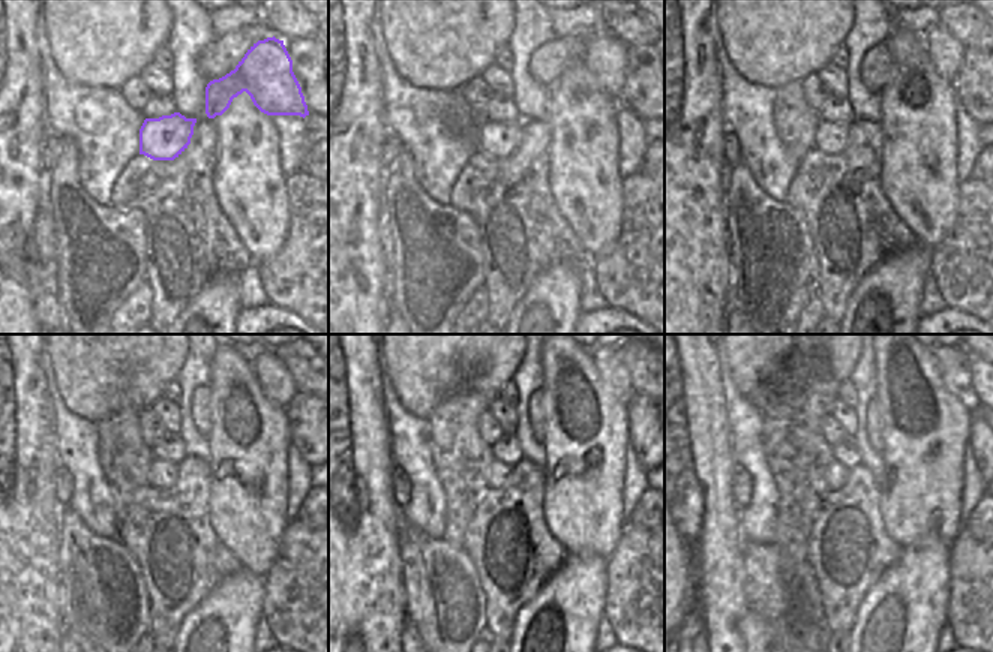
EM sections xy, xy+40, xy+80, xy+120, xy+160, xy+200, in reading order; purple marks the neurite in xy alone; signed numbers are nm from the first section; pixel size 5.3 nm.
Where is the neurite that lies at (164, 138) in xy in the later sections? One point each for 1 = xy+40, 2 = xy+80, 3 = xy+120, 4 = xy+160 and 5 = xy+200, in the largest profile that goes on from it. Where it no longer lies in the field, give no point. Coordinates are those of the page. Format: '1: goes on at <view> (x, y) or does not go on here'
1: goes on at xy+40 (495, 138)
2: goes on at xy+80 (830, 138)
3: goes on at xy+120 (162, 474)
4: goes on at xy+160 (494, 471)
5: goes on at xy+200 (831, 471)

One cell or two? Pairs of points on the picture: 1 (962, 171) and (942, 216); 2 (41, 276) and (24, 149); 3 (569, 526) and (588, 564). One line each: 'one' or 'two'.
1: two
2: one
3: two

